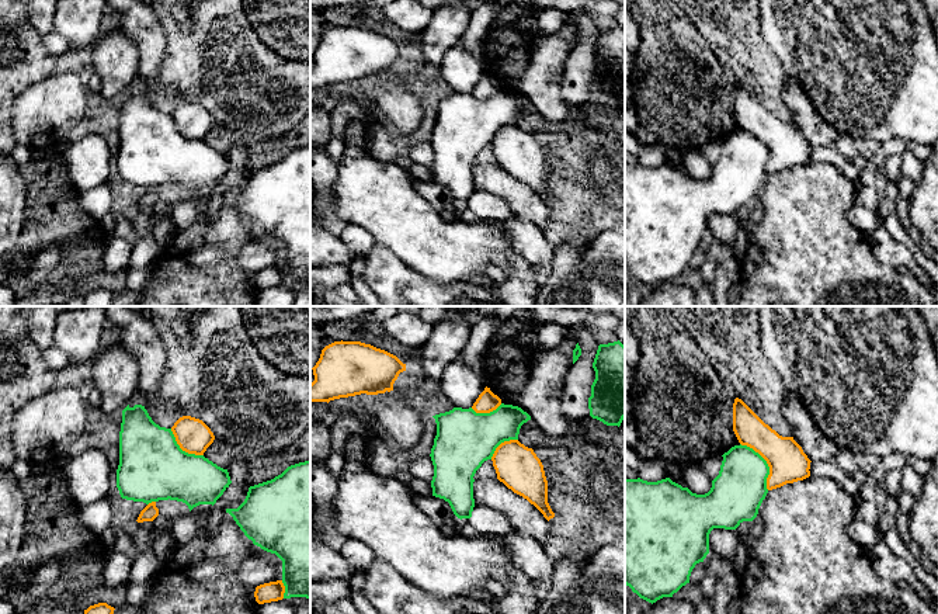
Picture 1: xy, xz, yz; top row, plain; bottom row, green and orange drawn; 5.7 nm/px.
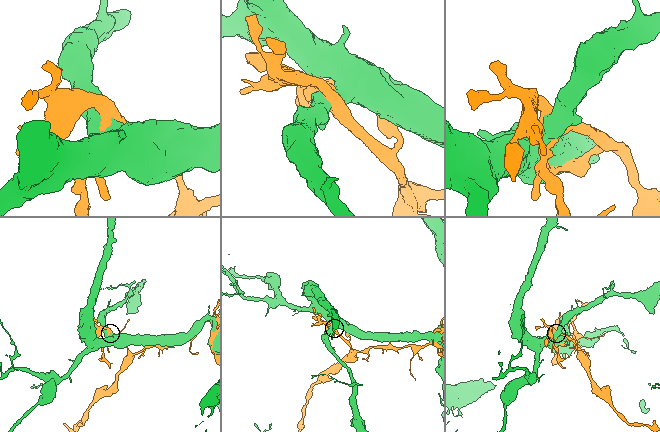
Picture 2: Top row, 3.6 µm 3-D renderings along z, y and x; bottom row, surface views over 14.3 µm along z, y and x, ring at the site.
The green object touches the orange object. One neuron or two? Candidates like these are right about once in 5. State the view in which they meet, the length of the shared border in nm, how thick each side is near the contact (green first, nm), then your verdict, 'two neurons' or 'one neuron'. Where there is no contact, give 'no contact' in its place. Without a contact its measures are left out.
meets green in yz; contact 320 nm long; 300 nm thick on the green side, 220 nm on the other; two neurons

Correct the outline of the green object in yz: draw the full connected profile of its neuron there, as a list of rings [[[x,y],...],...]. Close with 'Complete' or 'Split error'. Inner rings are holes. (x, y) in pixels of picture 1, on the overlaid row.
[[[734,445],[723,455],[719,475],[705,495],[692,493],[670,478],[647,482],[625,479],[625,584],[640,599],[656,603],[673,597],[696,563],[709,554],[709,534],[713,528],[736,530],[743,521],[753,521],[765,499],[769,466],[747,445]]]. Complete

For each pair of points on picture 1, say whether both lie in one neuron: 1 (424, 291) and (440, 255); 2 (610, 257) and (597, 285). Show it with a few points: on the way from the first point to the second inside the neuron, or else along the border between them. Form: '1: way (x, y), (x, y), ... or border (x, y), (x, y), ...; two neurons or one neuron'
1: border (402, 260), (441, 284), (462, 283); two neurons
2: way (610, 264), (610, 273), (604, 278); one neuron

